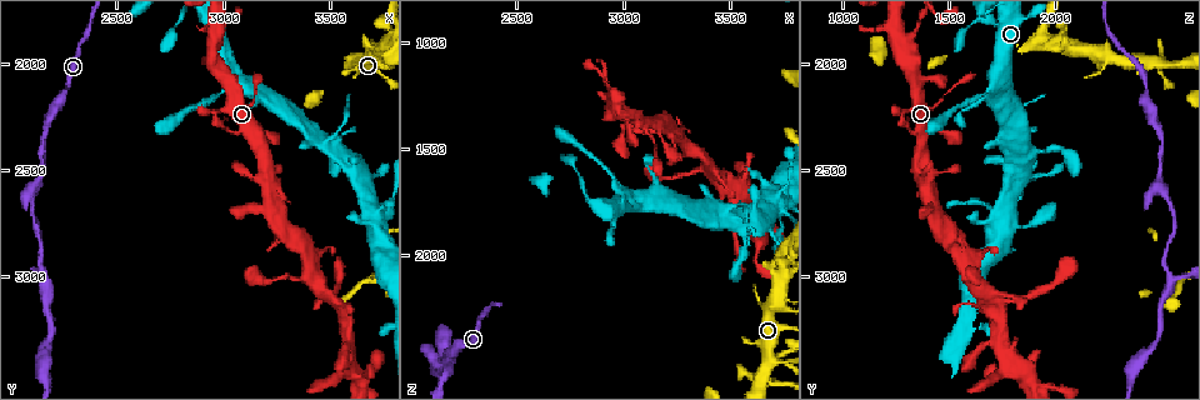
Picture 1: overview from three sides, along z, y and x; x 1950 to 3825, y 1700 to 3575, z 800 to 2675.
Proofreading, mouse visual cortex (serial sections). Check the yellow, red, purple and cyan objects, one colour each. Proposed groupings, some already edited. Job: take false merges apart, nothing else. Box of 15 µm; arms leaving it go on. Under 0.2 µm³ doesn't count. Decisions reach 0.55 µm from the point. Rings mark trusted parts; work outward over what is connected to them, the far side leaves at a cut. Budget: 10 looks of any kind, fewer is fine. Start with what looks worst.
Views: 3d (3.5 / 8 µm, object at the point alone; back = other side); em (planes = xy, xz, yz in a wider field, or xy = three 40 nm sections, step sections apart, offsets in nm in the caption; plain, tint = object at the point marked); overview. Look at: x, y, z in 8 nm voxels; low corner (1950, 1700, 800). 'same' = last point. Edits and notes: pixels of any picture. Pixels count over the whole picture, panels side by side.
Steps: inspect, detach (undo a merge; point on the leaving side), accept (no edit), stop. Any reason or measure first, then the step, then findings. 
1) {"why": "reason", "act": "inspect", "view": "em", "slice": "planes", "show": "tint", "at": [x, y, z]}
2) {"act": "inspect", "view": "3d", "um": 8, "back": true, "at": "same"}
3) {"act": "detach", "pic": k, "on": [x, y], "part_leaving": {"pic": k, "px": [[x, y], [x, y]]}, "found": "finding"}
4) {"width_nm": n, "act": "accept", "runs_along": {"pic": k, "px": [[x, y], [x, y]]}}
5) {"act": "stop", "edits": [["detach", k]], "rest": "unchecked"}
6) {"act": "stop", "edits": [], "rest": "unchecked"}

{"why": "thick turns thin", "act": "inspect", "view": "3d", "um": 3.5, "at": [3680, 2000, 2490]}

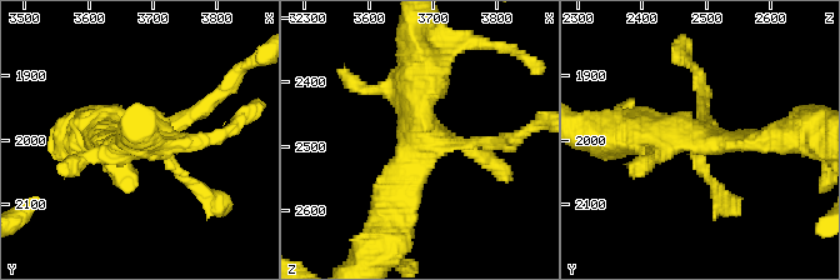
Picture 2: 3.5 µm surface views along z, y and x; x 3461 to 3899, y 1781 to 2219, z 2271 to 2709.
{"arms": 4, "arm_widths_nm": [150, 150, 300, 500], "why": "now the EM", "act": "inspect", "view": "em", "slice": "xy", "step": 5, "show": "tint", "at": [3690, 1990, 2480]}

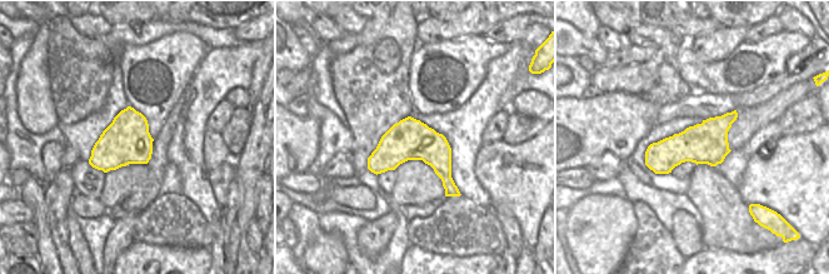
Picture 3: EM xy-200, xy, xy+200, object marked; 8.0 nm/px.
{"act": "accept", "runs_along": {"pic": 2, "px": [[416, 51], [416, 129], [478, 154]]}, "found": "one cell here"}

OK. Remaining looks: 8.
{"why": "sudden change in width", "act": "inspect", "view": "3d", "um": 3.5, "at": [2990, 2130, 1690]}

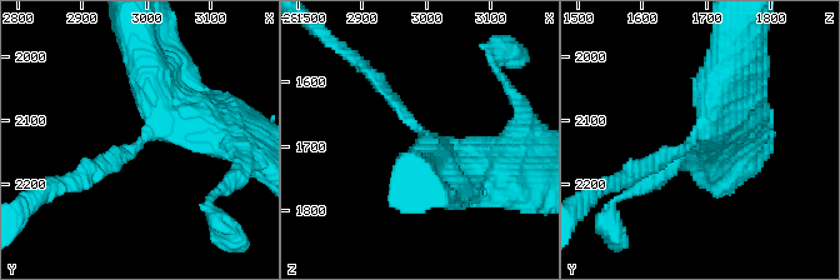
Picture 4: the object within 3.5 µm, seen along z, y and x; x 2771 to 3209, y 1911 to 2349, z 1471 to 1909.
{"act": "inspect", "view": "em", "slice": "xy", "step": 1, "show": "tint", "at": [2990, 2135, 1680]}

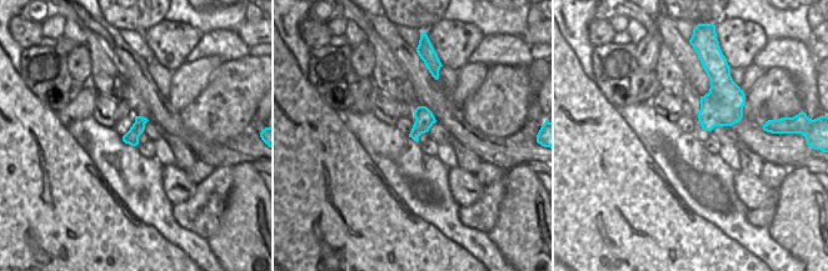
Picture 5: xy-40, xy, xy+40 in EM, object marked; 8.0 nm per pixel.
{"act": "accept", "runs_along": {"pic": 4, "px": [[730, 78], [691, 143], [634, 170]]}, "found": "one cell here"}

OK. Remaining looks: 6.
{"act": "inspect", "view": "3d", "um": 3.5, "at": [3750, 1940, 2240]}

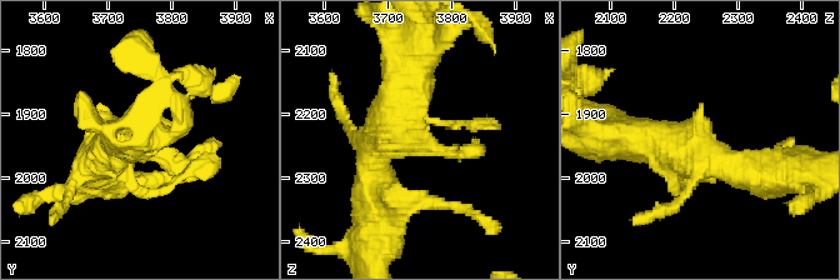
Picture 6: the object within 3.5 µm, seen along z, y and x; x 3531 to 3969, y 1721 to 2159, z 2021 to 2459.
{"why": "need the tissue", "act": "inspect", "view": "em", "slice": "planes", "show": "tint", "at": [3735, 1945, 2235]}

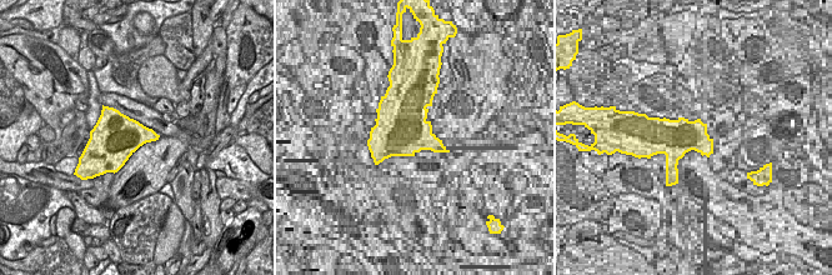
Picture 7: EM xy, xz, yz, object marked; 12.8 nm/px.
{"width_nm": 600, "act": "accept", "runs_along": {"pic": 6, "px": [[371, 195], [371, 154], [418, 58]]}, "found": "one cell here"}

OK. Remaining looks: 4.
{"why": "small branch off a trunk", "act": "inspect", "view": "3d", "um": 8, "at": [3510, 3110, 1700]}

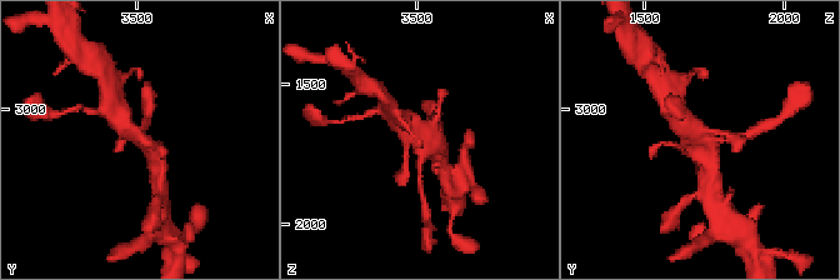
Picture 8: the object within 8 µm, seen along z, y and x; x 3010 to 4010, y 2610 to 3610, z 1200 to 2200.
{"act": "inspect", "view": "3d", "um": 3.5, "at": [3520, 3110, 1680]}

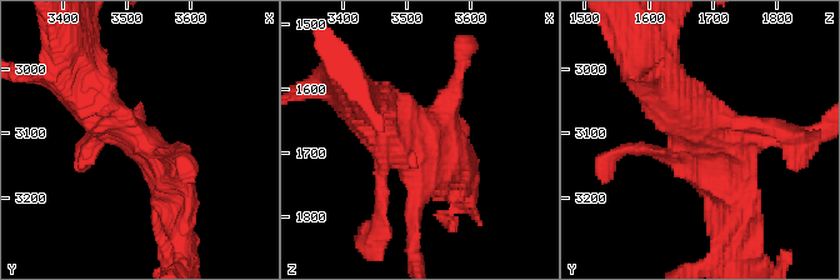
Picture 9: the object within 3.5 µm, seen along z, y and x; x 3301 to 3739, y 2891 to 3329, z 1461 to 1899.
{"why": "need the tissue", "act": "inspect", "view": "em", "slice": "xy", "step": 3, "show": "tint", "at": [3515, 3110, 1690]}

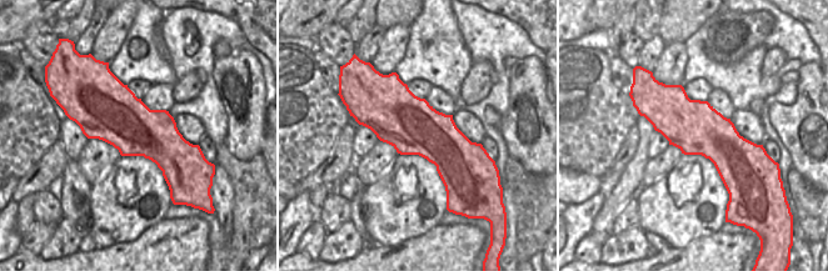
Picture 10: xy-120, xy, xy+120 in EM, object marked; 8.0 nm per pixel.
{"act": "accept", "runs_along": {"pic": 9, "px": [[81, 84], [178, 195]]}, "found": "one cell here"}

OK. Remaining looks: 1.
{"act": "stop", "edits": [], "rest": "unchecked"}

